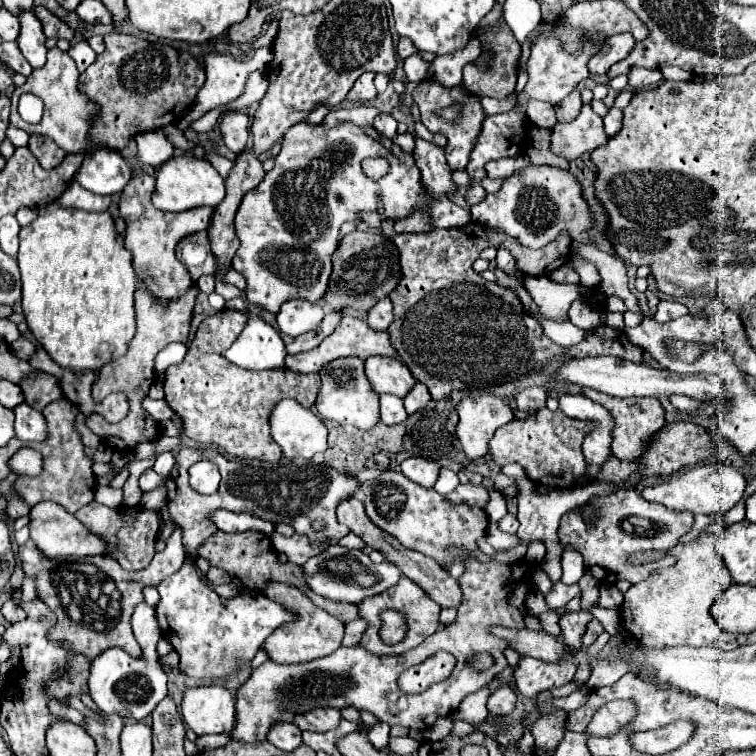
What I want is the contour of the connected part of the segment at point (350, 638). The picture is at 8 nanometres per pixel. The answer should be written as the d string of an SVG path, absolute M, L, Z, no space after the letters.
M355 619L351 623L345 625L345 637L343 637L343 647L351 647L351 645L357 645L361 635L365 631L365 621L361 619Z

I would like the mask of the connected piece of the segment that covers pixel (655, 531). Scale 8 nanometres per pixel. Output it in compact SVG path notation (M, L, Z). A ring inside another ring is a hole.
M619 489L617 493L609 497L593 497L591 507L597 511L595 521L587 525L581 519L581 509L577 507L565 517L561 517L559 525L559 537L563 545L573 545L575 549L581 551L585 557L585 567L589 573L593 573L599 579L607 579L611 583L617 583L621 579L627 579L631 583L643 581L649 573L669 567L675 563L673 557L665 555L659 561L653 561L649 565L629 565L627 559L635 553L645 553L645 551L663 551L667 553L671 547L679 543L679 537L691 531L693 525L693 515L685 511L671 511L659 503L645 501L637 489Z

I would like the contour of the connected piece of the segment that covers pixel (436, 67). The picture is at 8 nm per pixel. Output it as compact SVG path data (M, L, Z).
M473 35L465 49L451 53L451 55L439 55L431 61L427 77L431 81L441 83L443 87L457 87L463 81L463 67L469 61L475 61L481 55L481 45L479 39Z

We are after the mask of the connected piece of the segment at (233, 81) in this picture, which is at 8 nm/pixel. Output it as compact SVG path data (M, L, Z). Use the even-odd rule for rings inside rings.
M262 47L256 50L255 55L245 60L238 60L227 54L211 54L208 52L205 55L205 73L207 73L207 81L205 85L201 87L201 91L197 93L195 97L195 105L189 109L189 113L185 113L185 117L181 119L179 123L179 129L185 133L189 129L189 125L203 117L207 111L211 109L217 109L217 107L223 107L223 105L229 105L231 101L235 101L237 97L243 95L243 89L245 89L245 83L247 83L247 77L257 71L257 69L265 68L265 65L273 58L271 47Z

